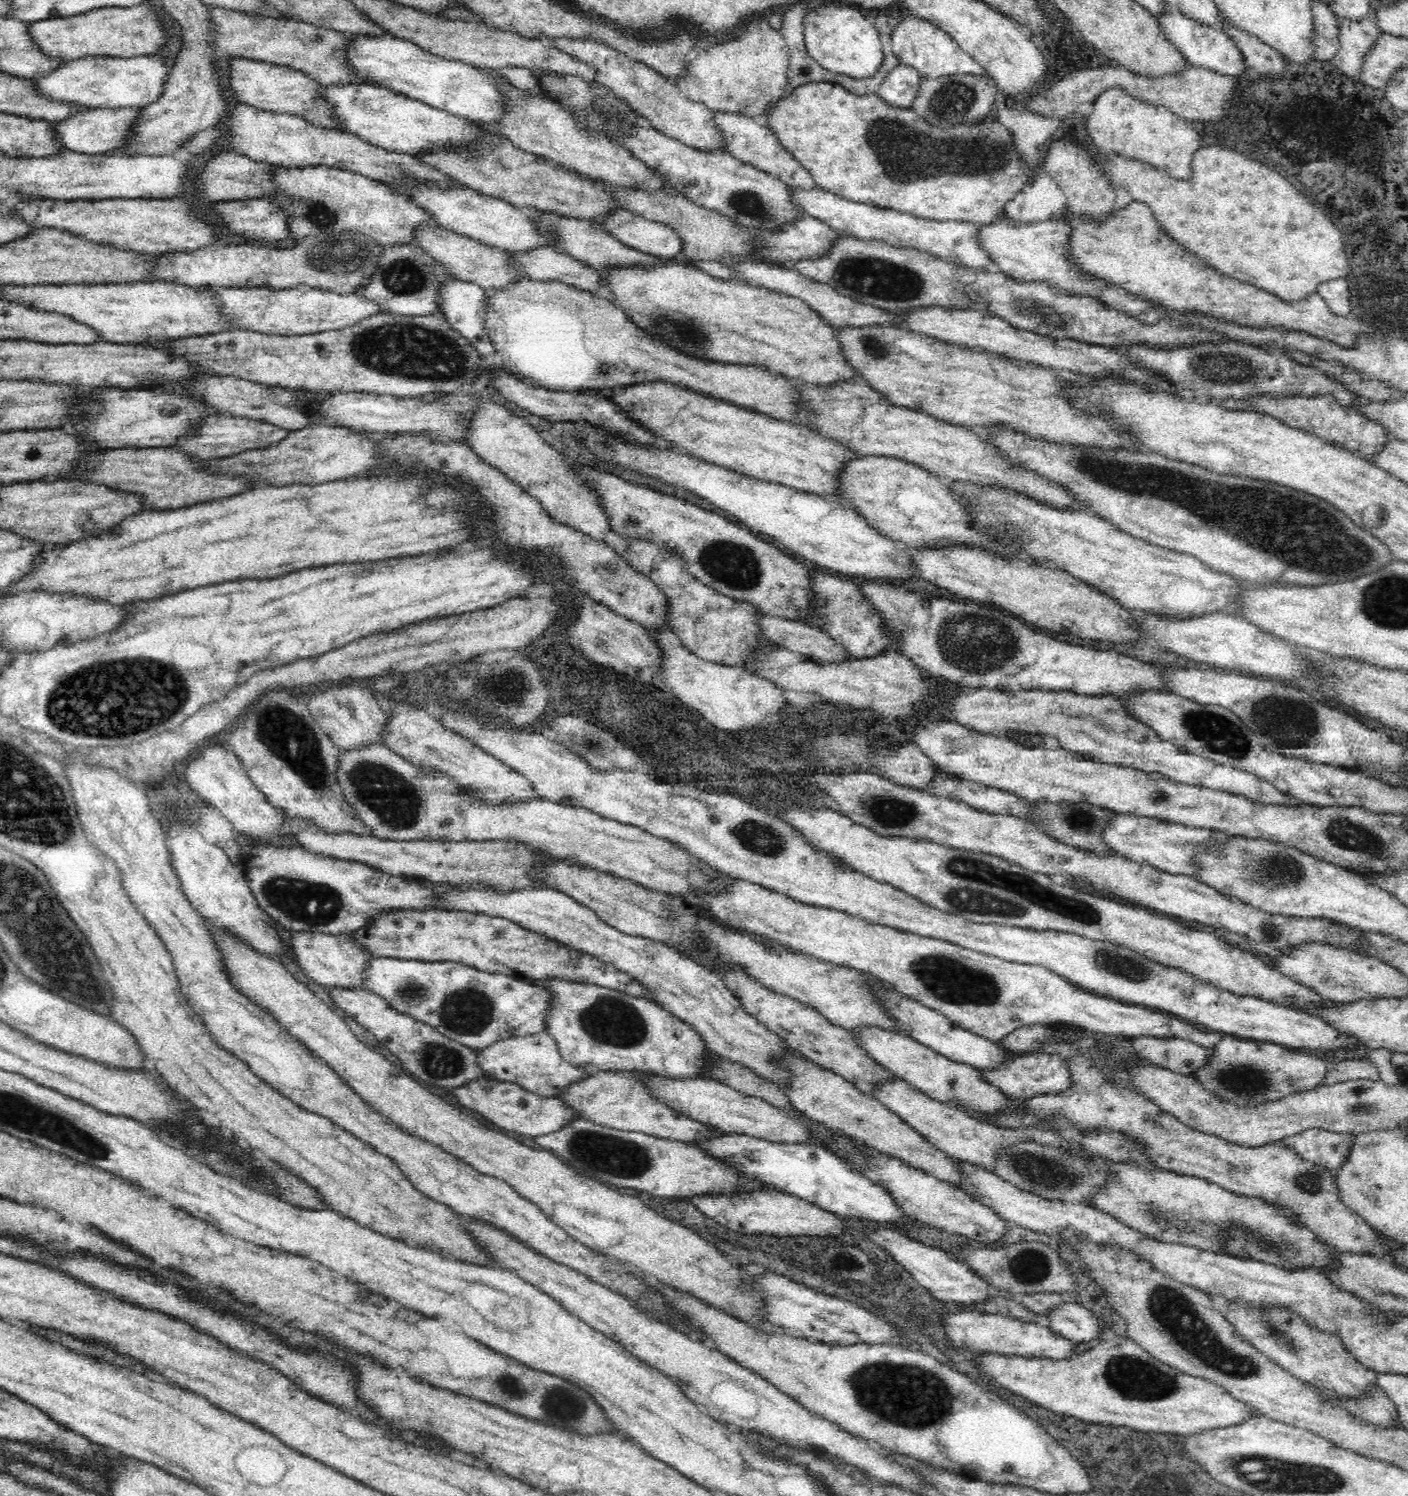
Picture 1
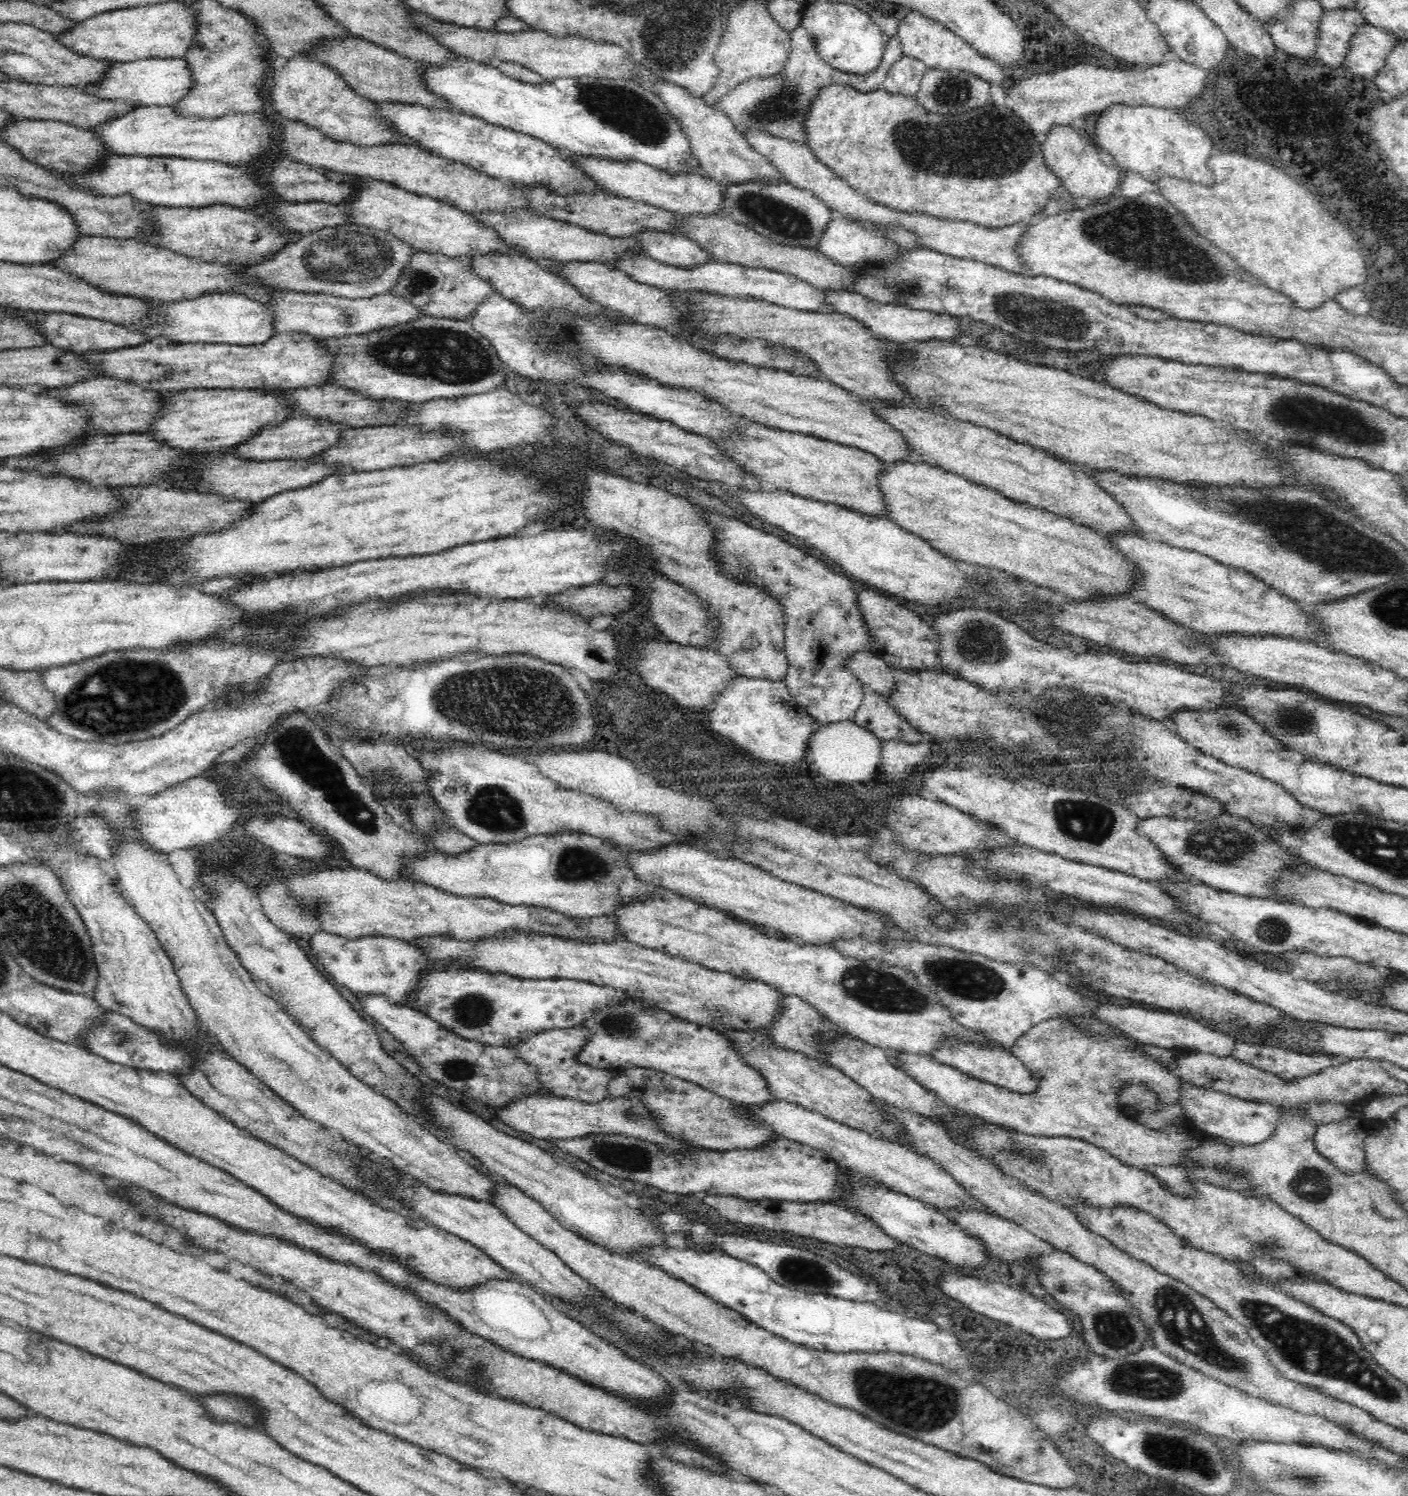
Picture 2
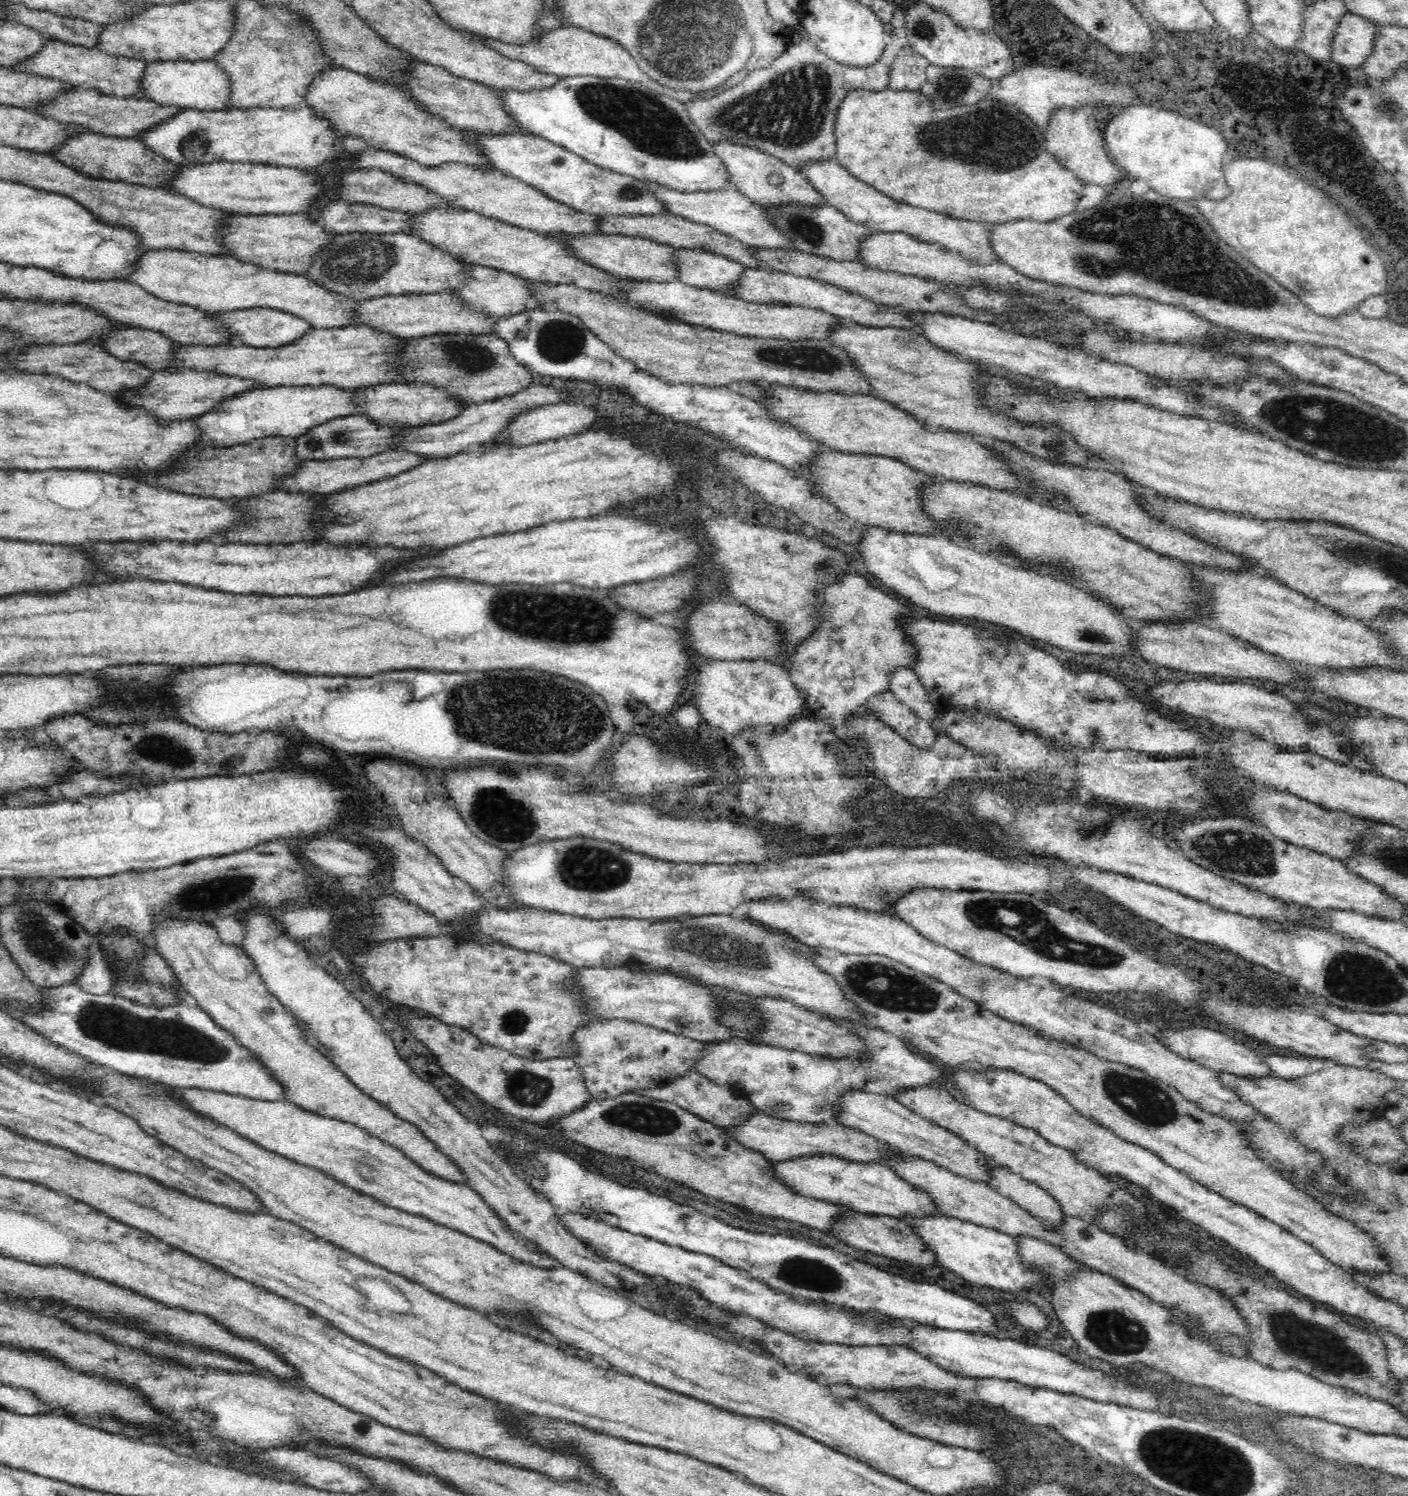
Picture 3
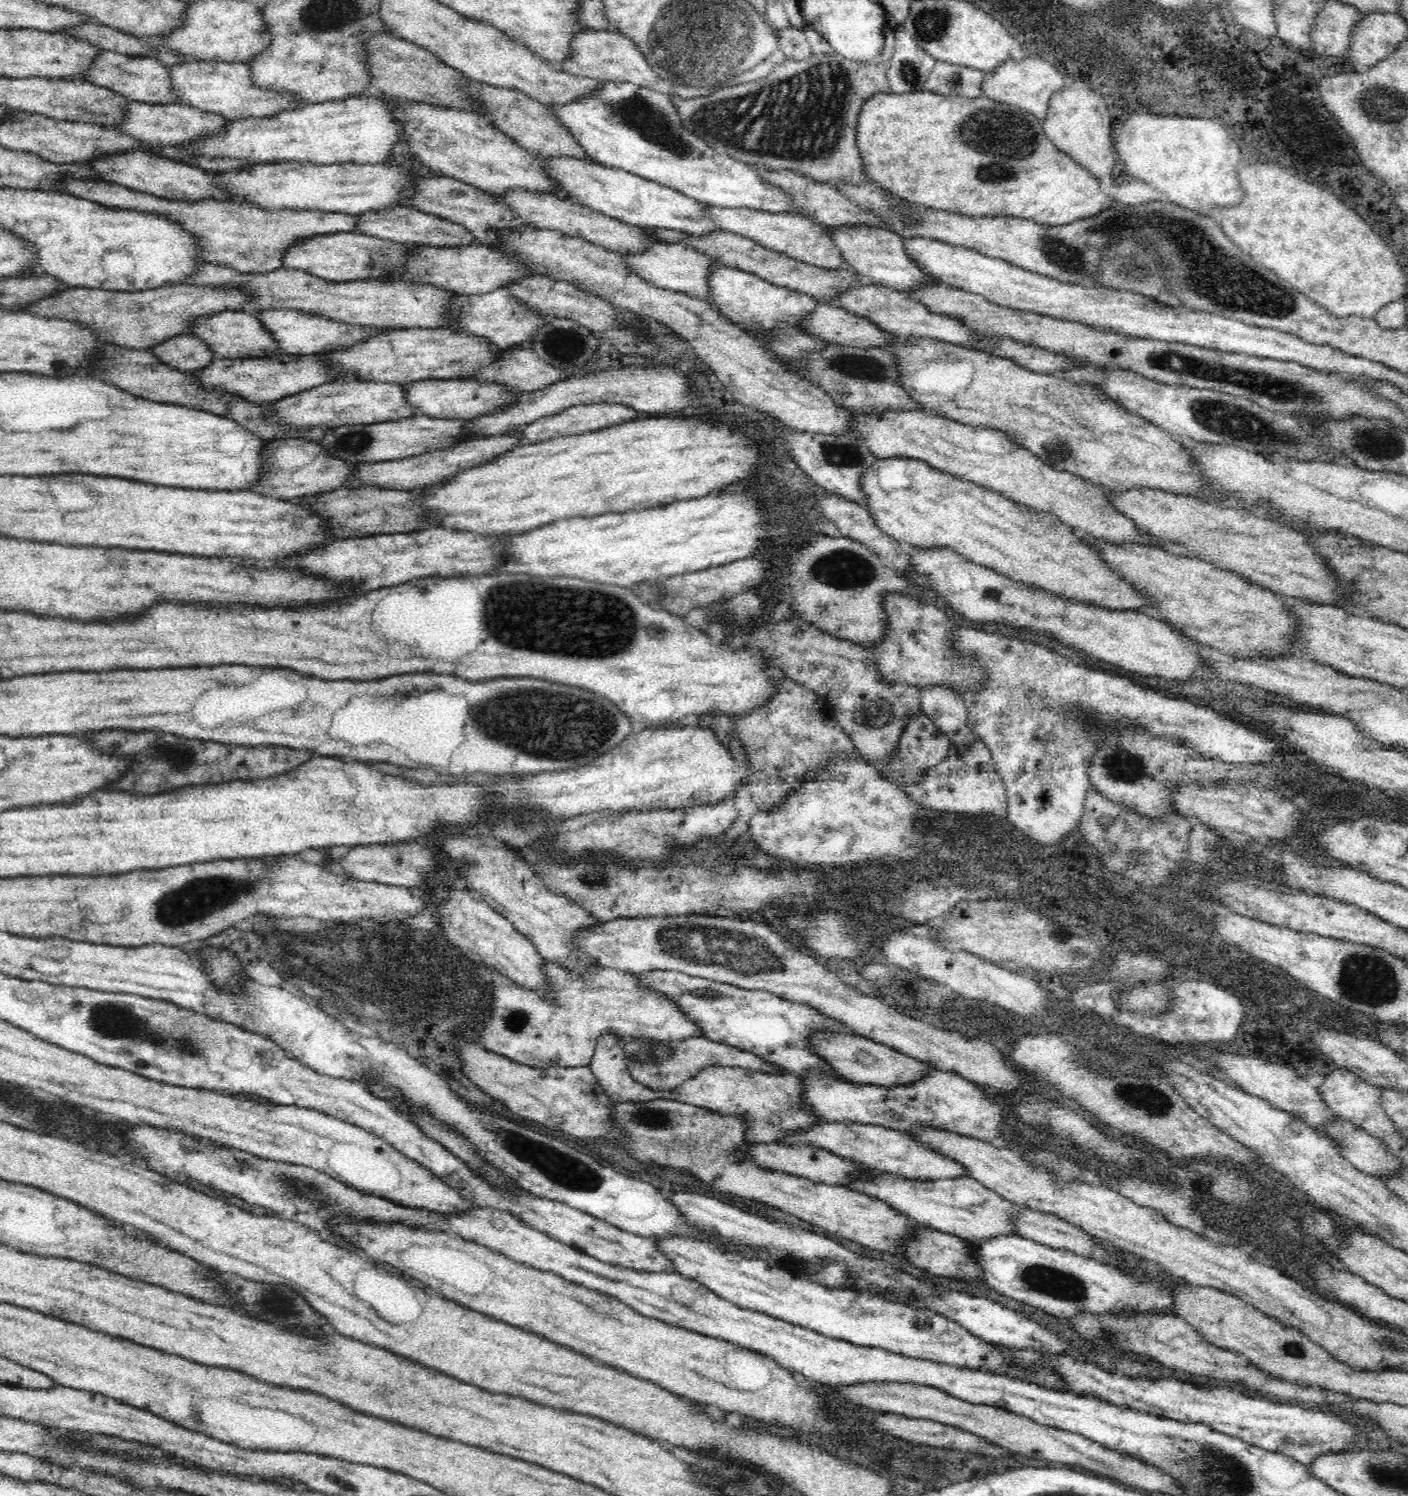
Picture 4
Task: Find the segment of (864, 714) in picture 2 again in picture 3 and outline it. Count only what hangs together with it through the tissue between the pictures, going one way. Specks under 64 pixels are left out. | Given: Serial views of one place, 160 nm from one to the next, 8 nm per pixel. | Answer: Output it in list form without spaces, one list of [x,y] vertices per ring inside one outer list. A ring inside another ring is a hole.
[[[886,691],[872,696],[865,703],[865,708],[878,713],[884,723],[888,723],[910,744],[922,750],[932,750],[938,745],[938,730],[934,730],[931,722],[920,718],[914,710],[896,698],[894,693]]]

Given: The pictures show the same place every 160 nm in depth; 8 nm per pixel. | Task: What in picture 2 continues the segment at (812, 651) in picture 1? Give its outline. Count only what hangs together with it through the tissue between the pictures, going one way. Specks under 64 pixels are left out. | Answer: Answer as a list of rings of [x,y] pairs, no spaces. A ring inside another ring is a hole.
[[[858,652],[850,658],[851,670],[863,681],[866,688],[881,695],[892,694],[898,686],[897,672],[888,661],[869,652]]]

